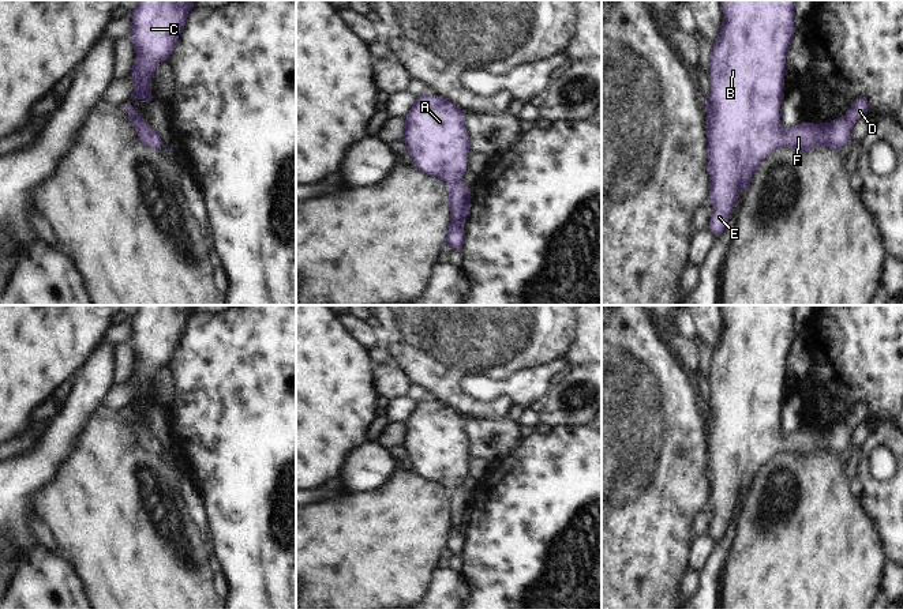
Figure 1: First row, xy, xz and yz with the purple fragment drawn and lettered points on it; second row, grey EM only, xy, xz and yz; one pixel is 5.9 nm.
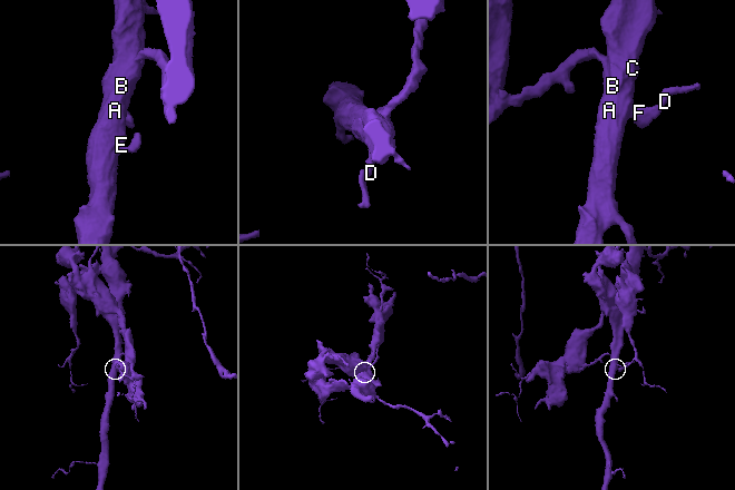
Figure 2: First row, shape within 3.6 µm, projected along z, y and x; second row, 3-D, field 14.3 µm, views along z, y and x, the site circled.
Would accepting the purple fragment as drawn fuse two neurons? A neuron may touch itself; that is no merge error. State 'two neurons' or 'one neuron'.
one neuron

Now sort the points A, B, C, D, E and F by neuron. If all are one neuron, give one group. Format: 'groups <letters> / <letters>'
groups A B C D E F

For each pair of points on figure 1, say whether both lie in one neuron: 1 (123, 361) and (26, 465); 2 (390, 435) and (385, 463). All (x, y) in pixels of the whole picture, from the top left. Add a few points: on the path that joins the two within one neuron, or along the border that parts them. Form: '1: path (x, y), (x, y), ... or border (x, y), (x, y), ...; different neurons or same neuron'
1: border (113, 349), (109, 383); different neurons
2: border (377, 442), (388, 448); different neurons

